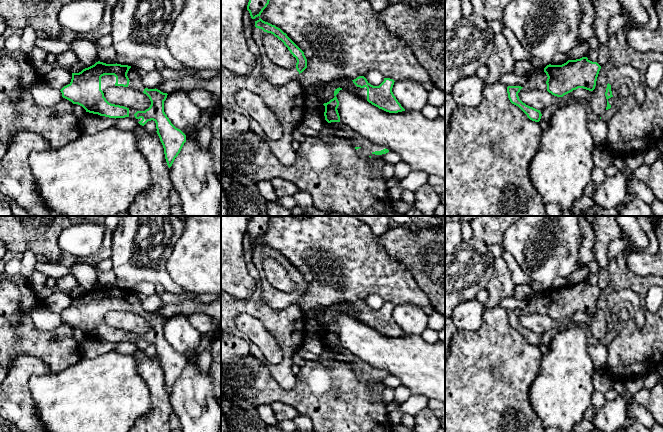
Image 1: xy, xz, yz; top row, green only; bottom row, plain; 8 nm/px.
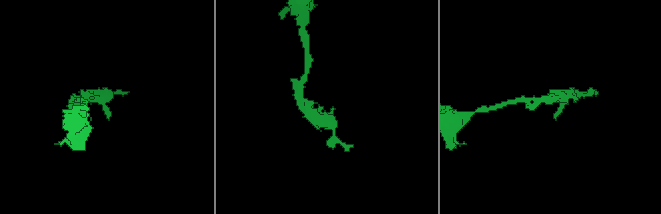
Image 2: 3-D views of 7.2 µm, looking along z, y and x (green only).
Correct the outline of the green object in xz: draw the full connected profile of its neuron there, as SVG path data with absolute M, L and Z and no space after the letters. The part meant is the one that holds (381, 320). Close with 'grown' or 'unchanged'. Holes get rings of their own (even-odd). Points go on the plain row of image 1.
M364 300L352 305L357 310L353 316L356 320L389 337L405 335L392 316L393 303L384 302L379 310L371 309Z; grown

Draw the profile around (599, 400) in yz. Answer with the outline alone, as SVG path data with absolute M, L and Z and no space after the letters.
M594 391L593 393L593 400L592 400L592 406L594 408L602 408L607 403L605 394Z

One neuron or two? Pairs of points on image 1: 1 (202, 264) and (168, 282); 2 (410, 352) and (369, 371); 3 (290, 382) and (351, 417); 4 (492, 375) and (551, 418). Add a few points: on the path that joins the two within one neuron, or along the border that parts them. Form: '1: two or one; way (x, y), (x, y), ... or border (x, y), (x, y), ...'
1: two; border (168, 257), (166, 270), (184, 291)
2: two; border (356, 356), (370, 365), (385, 371)
3: two; border (273, 377), (285, 388), (292, 388), (296, 384)
4: two; border (534, 379), (530, 386), (529, 402), (541, 421)

